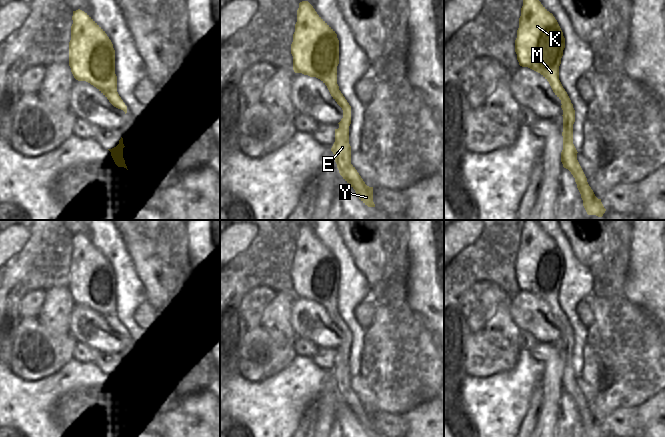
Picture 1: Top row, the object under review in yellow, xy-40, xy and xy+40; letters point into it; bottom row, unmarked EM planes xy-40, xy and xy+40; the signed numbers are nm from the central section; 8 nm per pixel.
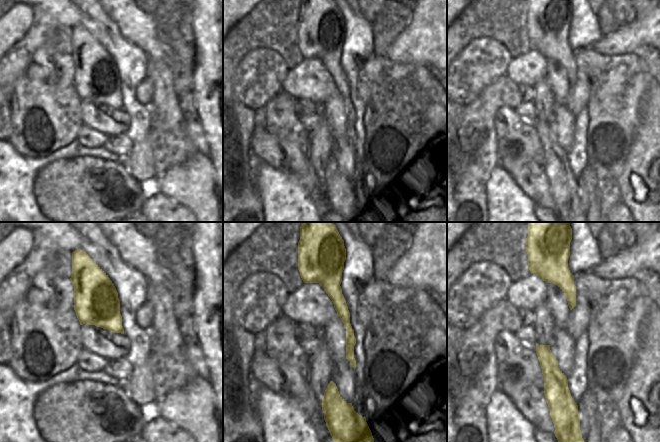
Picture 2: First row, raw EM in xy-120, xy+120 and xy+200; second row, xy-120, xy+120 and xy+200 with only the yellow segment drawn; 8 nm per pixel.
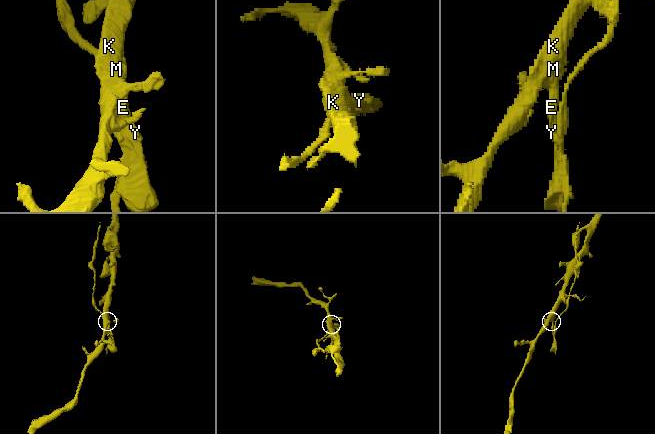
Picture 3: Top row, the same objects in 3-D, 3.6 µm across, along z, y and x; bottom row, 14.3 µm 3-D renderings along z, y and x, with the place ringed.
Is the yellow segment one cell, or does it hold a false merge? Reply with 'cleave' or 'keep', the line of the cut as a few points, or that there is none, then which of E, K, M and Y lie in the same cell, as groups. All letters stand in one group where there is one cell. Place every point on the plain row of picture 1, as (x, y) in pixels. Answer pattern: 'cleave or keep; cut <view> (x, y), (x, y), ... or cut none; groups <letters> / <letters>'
cleave; cut xy (341, 331), (350, 333); groups E Y / K M

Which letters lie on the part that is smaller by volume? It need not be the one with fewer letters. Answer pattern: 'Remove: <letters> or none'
Remove: E, Y

